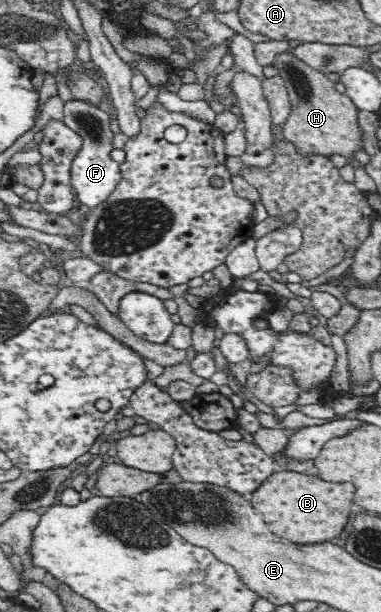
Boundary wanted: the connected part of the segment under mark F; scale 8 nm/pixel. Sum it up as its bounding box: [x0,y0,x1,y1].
[61,99,122,208]

